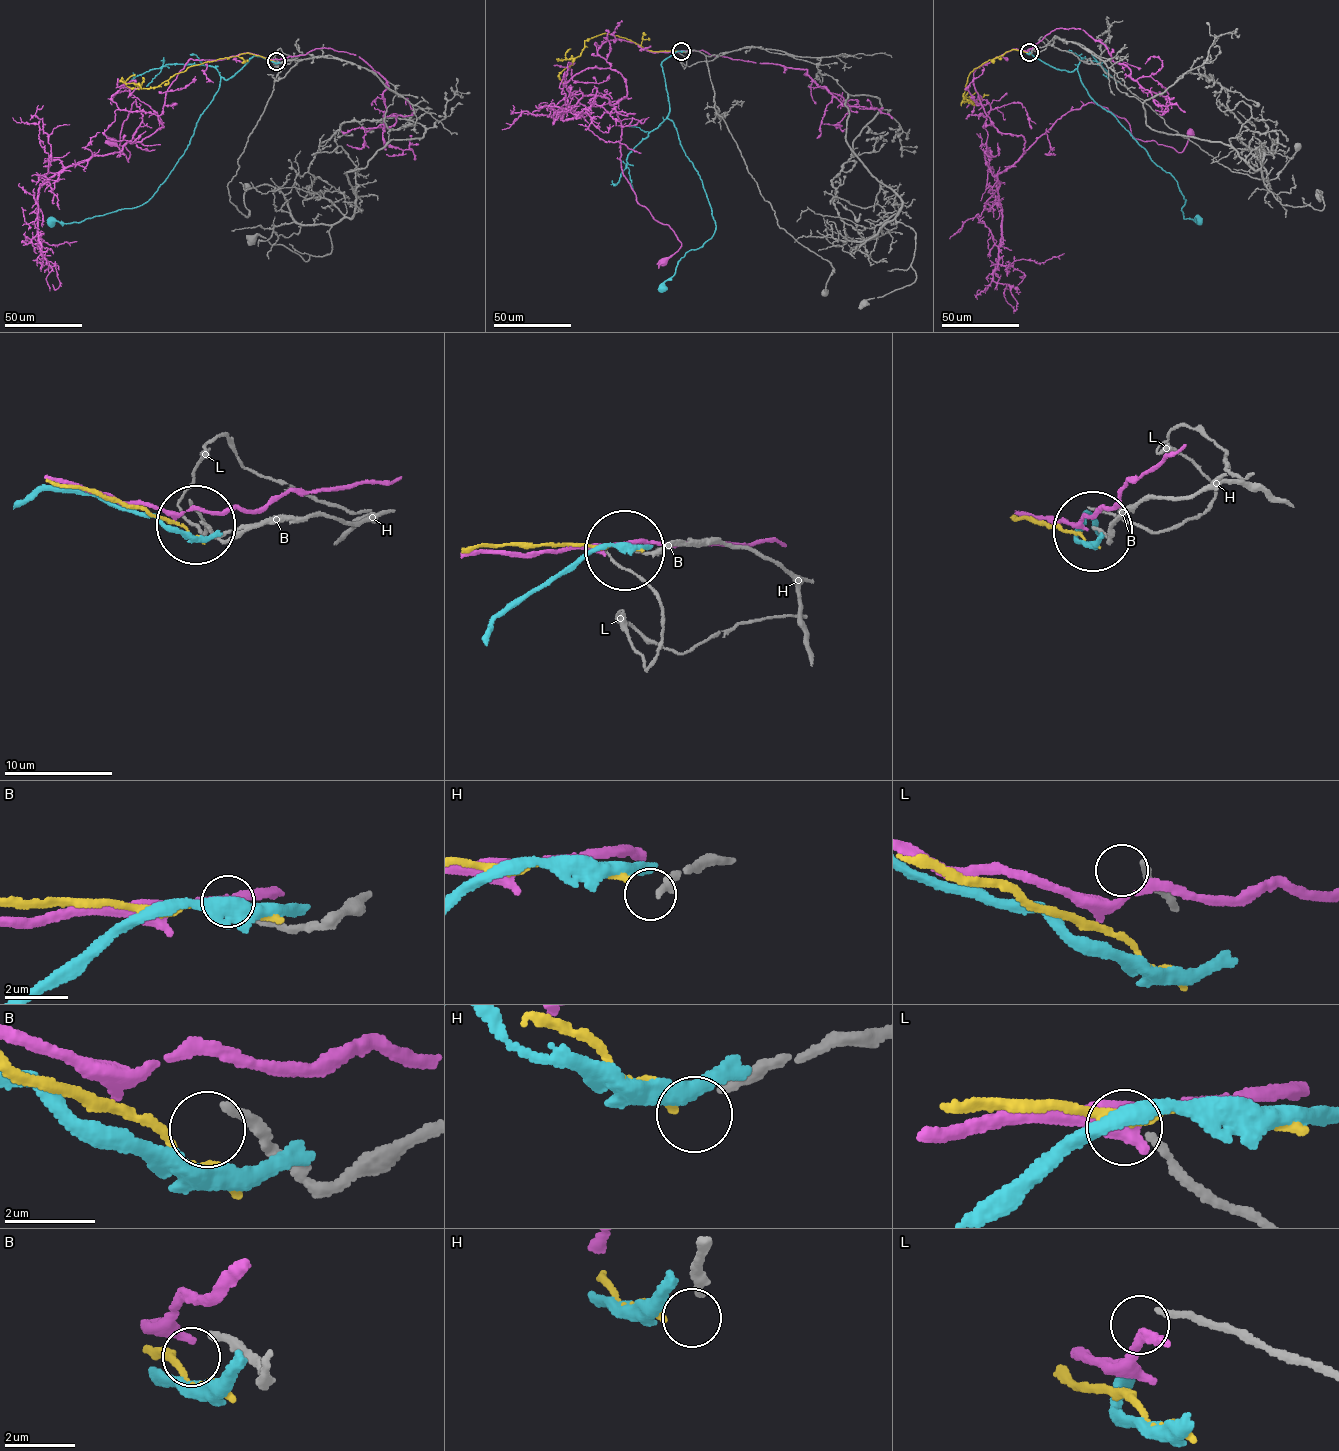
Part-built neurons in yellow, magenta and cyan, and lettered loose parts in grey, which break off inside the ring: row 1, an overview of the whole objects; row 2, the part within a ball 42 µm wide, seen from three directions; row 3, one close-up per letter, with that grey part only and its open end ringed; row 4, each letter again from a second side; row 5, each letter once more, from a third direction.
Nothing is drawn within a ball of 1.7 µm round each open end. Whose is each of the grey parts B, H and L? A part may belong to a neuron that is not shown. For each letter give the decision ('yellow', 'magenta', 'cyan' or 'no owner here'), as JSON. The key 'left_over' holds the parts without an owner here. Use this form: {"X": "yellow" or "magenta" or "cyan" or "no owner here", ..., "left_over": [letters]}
{"B": "no owner here", "H": "yellow", "L": "no owner here", "left_over": ["B", "L"]}

